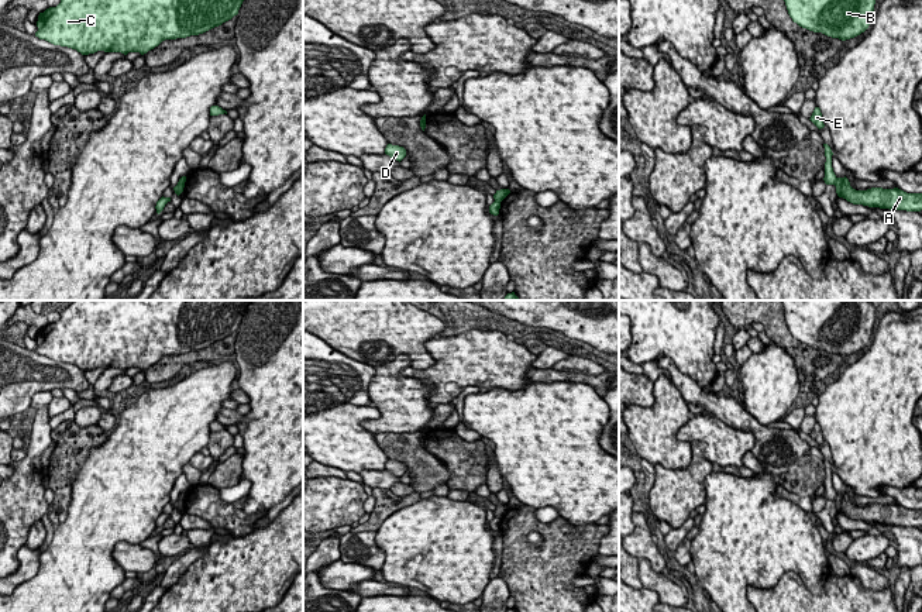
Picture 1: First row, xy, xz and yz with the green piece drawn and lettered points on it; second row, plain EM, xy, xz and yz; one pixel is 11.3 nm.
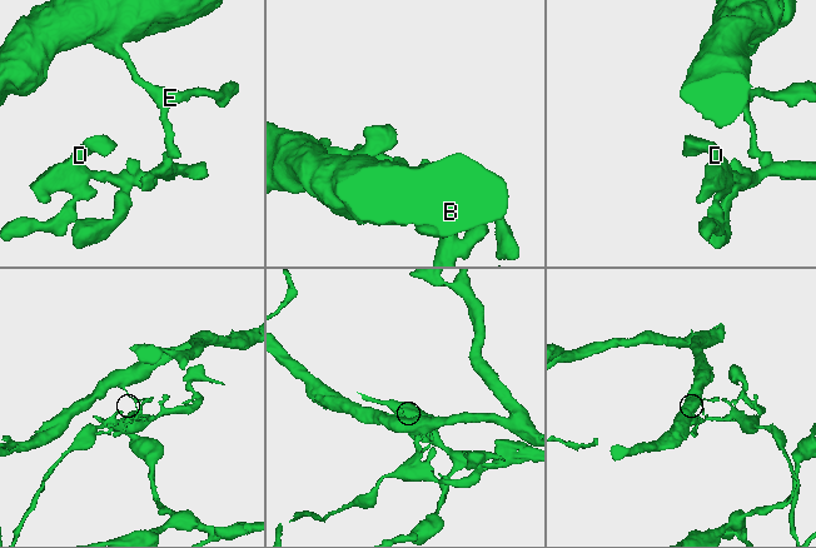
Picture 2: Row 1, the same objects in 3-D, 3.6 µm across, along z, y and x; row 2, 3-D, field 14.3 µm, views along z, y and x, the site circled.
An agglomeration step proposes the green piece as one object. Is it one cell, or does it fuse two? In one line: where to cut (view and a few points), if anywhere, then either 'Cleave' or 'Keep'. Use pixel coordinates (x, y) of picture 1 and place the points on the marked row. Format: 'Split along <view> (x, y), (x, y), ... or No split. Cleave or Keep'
Split along yz (838, 178), (833, 184). Cleave

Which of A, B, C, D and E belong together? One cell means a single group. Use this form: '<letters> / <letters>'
A D / B C E

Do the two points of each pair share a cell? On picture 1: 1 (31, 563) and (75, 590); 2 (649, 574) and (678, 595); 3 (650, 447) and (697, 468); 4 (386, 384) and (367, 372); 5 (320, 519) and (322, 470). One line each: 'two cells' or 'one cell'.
1: two cells
2: one cell
3: two cells
4: two cells
5: two cells

